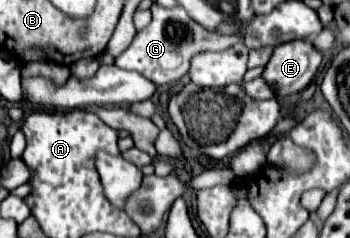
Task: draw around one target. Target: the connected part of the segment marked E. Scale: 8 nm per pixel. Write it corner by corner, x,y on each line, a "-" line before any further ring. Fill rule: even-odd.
310,39
288,41
278,45
262,73
270,87
280,95
290,95
306,89
322,63
322,53

